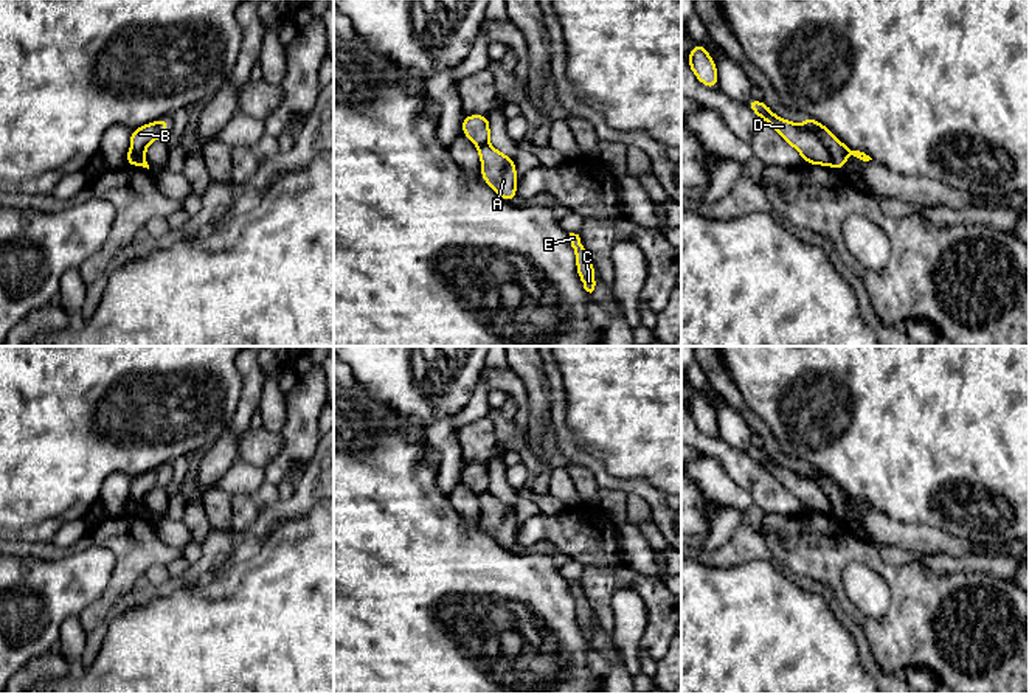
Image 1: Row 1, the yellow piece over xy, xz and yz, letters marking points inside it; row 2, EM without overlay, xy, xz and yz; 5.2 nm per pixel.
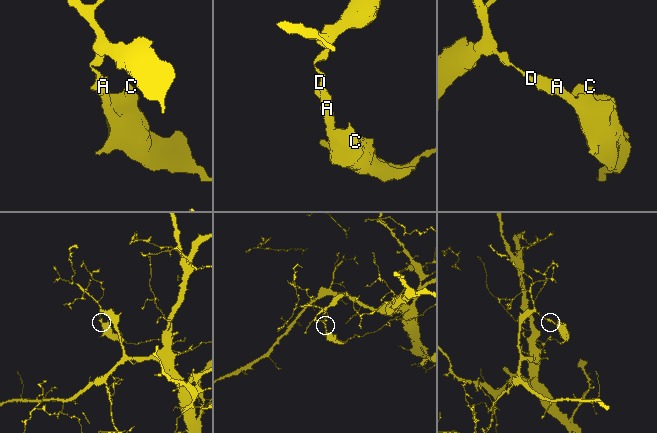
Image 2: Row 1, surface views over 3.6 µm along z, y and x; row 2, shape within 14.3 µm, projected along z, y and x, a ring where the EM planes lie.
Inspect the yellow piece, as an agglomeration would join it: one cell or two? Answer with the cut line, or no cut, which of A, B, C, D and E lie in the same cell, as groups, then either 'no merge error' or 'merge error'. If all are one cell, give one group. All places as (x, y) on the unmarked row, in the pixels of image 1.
cut in yz along (806, 474), (828, 497), (832, 513); A B C E / D; merge error

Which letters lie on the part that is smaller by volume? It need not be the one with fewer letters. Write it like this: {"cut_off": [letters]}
{"cut_off": ["A", "B", "C", "E"]}

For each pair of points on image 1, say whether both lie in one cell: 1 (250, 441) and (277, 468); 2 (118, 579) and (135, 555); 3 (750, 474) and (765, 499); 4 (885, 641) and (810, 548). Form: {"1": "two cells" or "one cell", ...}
{"1": "two cells", "2": "one cell", "3": "one cell", "4": "one cell"}

